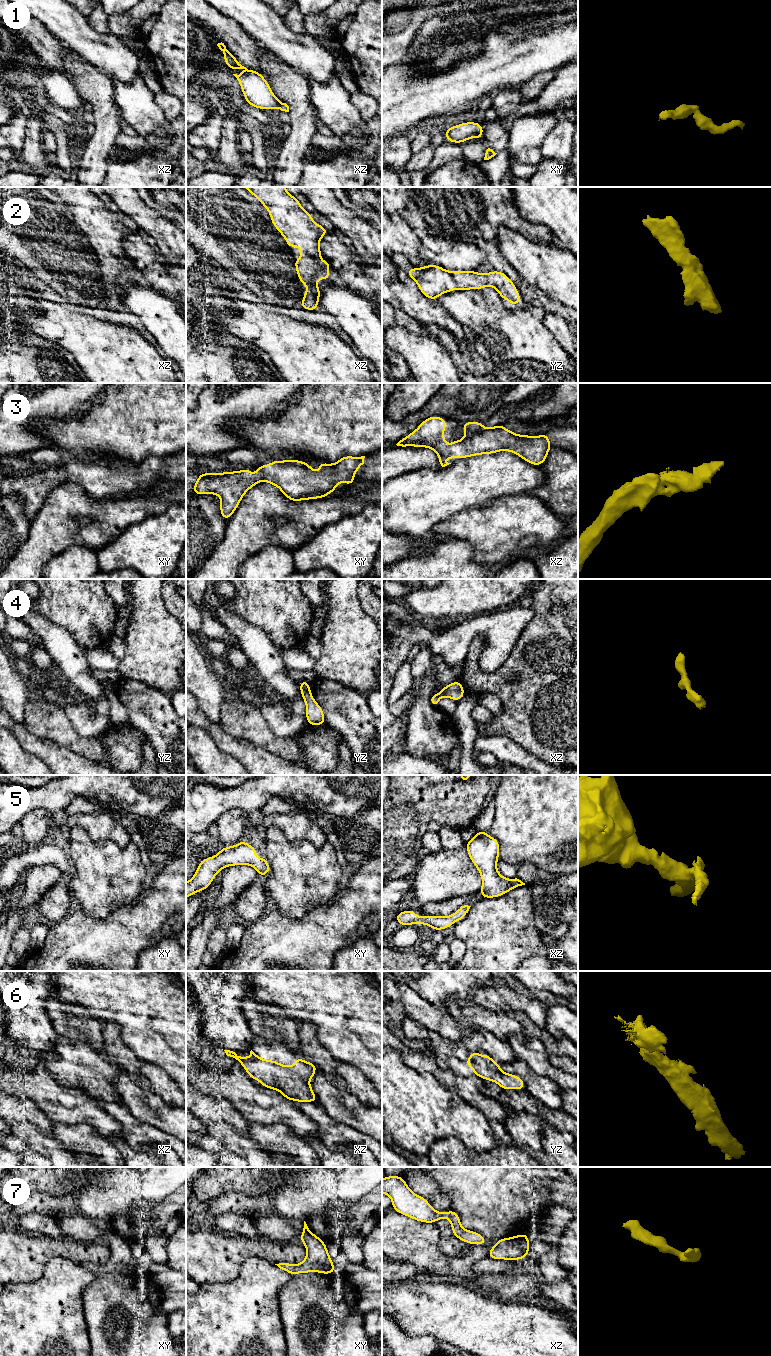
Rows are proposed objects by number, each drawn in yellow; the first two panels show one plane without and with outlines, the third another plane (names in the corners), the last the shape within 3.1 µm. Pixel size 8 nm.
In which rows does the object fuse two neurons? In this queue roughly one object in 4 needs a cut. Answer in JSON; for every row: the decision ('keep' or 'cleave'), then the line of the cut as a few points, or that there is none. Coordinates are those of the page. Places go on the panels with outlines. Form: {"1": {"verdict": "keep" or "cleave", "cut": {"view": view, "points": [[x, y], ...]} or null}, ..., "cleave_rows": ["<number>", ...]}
{"1": {"verdict": "keep", "cut": null}, "2": {"verdict": "keep", "cut": null}, "3": {"verdict": "keep", "cut": null}, "4": {"verdict": "keep", "cut": null}, "5": {"verdict": "keep", "cut": null}, "6": {"verdict": "keep", "cut": null}, "7": {"verdict": "keep", "cut": null}, "cleave_rows": []}

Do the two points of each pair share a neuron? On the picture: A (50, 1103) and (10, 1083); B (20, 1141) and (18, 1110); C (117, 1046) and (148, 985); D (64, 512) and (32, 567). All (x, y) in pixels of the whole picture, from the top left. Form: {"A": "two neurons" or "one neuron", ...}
{"A": "one neuron", "B": "two neurons", "C": "two neurons", "D": "one neuron"}

